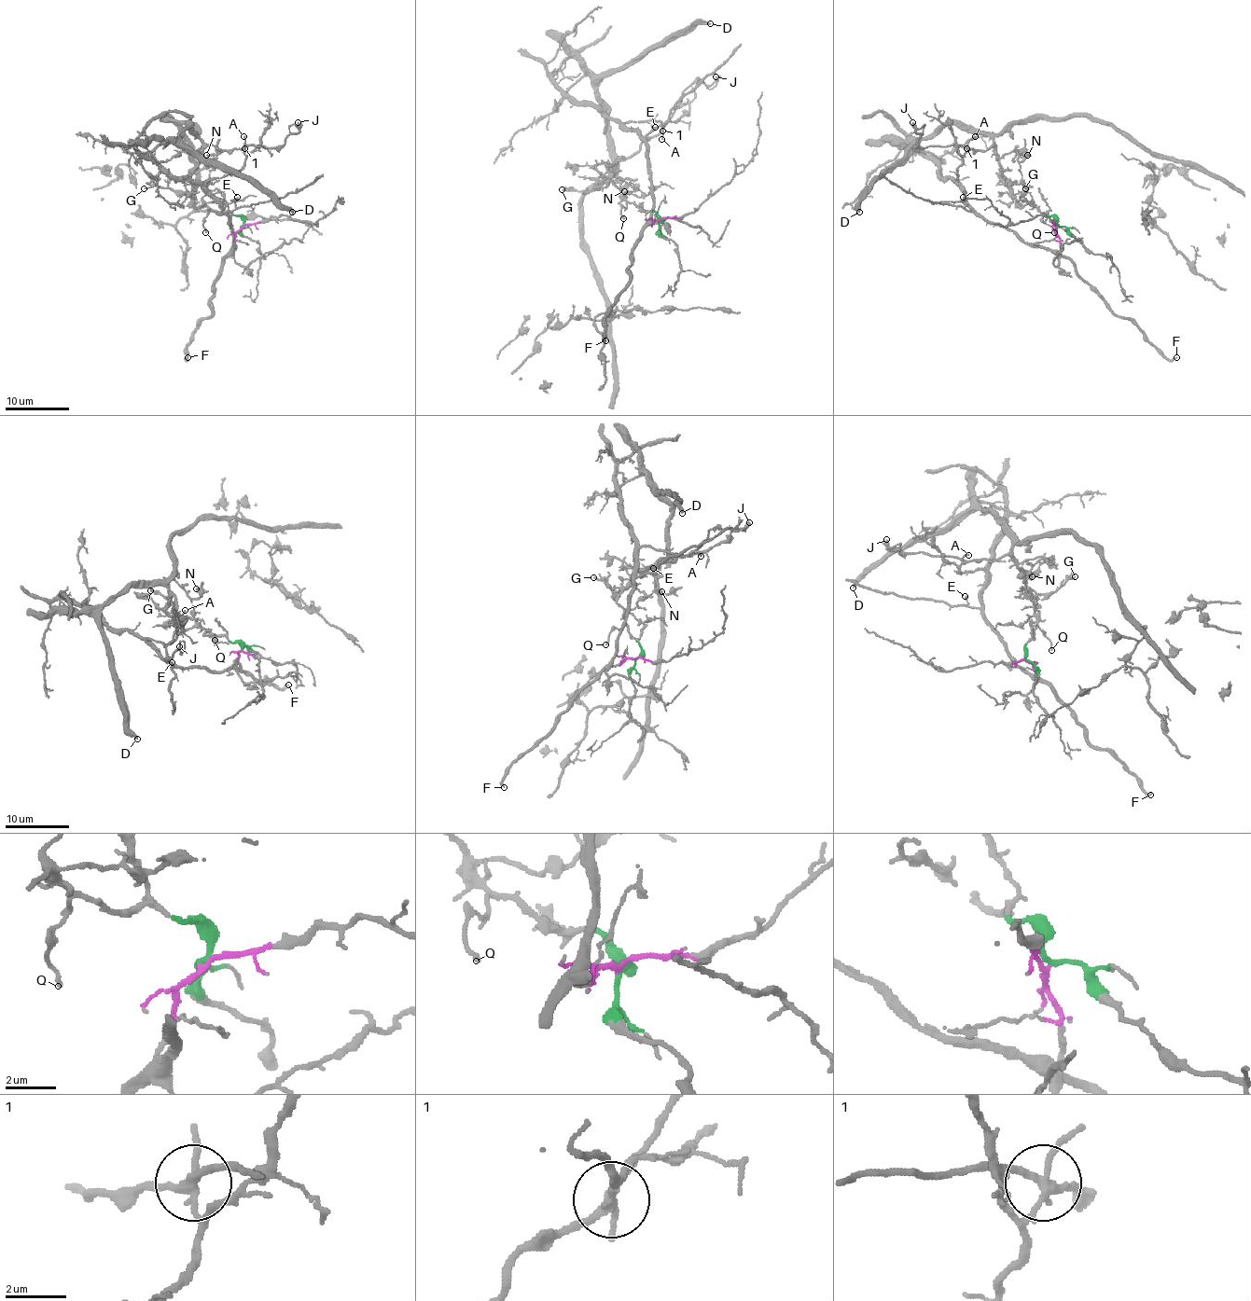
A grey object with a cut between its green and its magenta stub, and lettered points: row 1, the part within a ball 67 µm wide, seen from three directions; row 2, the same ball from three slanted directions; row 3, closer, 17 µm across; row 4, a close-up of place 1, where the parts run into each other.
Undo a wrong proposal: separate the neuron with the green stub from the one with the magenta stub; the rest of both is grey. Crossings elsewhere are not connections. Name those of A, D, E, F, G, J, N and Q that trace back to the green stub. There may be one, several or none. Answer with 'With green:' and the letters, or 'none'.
With green: D, G, J, N, Q

